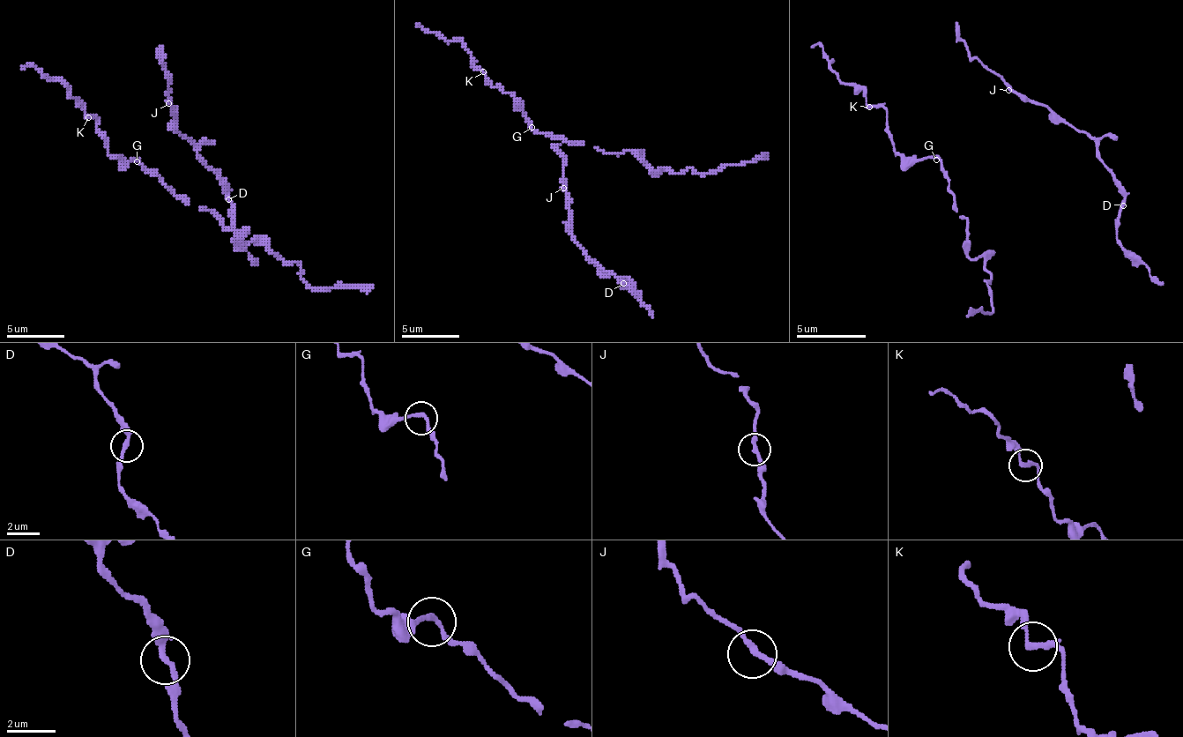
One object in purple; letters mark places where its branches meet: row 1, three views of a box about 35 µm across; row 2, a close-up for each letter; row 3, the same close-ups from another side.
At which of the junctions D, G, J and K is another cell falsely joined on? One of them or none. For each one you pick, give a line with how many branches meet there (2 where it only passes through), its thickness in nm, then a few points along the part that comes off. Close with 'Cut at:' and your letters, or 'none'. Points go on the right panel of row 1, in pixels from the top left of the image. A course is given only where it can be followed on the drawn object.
Cut at: none

